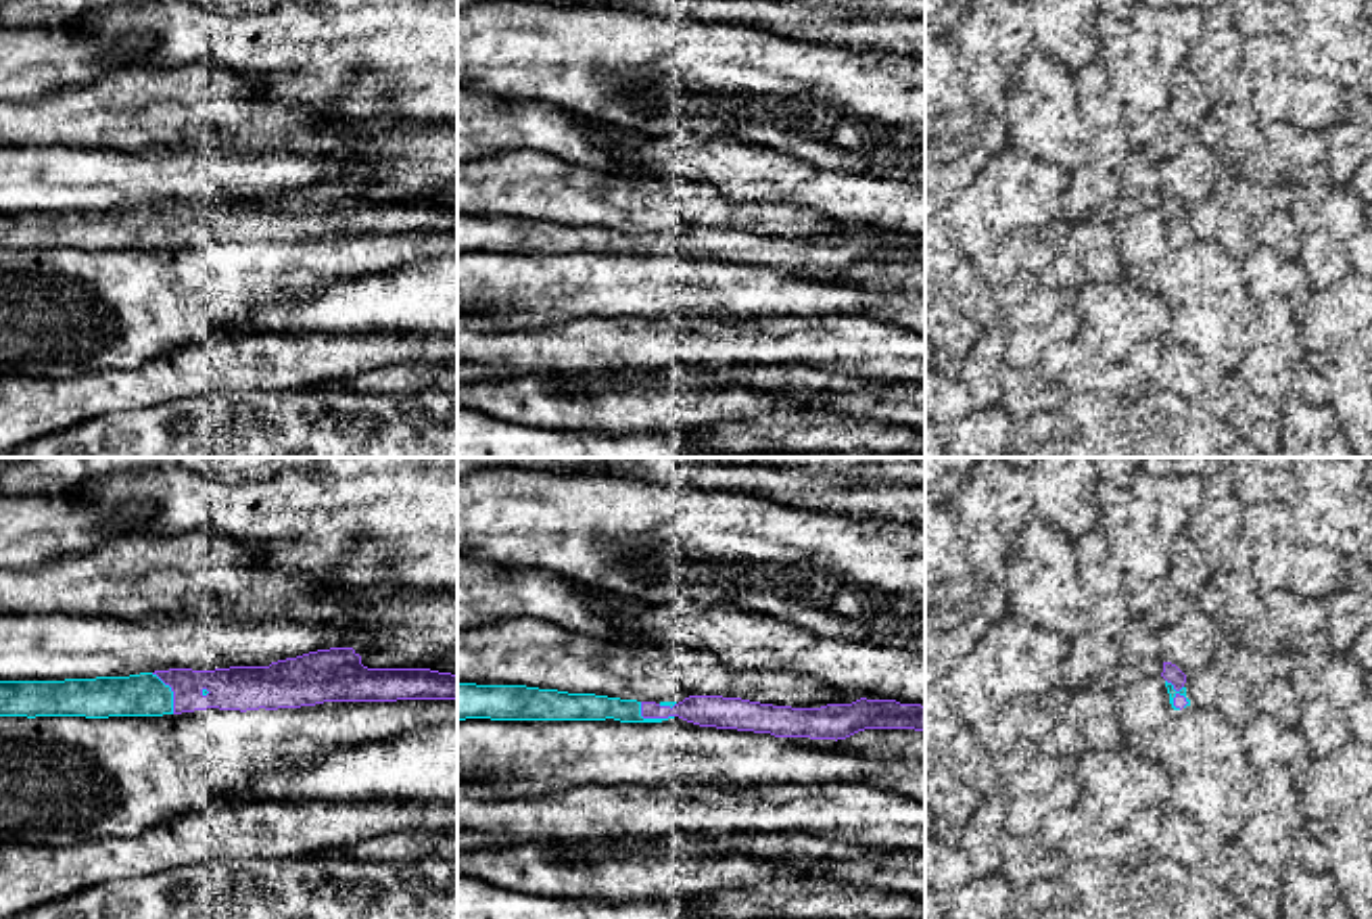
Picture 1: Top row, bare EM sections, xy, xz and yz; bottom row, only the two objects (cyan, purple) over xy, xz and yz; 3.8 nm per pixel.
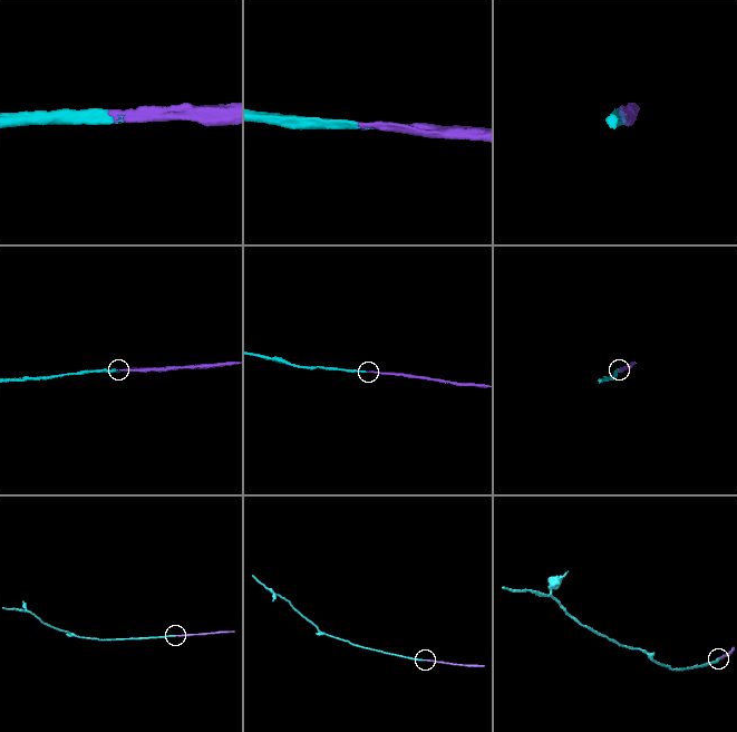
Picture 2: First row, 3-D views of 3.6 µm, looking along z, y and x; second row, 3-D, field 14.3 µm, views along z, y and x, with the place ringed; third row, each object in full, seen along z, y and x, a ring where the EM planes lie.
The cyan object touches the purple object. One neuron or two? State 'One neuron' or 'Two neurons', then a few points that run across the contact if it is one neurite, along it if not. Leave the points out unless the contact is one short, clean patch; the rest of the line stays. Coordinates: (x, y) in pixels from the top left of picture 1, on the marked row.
One neuron

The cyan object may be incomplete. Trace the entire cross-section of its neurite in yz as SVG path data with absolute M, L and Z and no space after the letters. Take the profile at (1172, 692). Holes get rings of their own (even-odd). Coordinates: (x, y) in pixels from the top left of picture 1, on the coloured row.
M1163 662L1161 677L1165 679L1172 708L1182 710L1190 706L1190 700L1186 698L1186 687L1184 687L1186 675L1176 664Z

